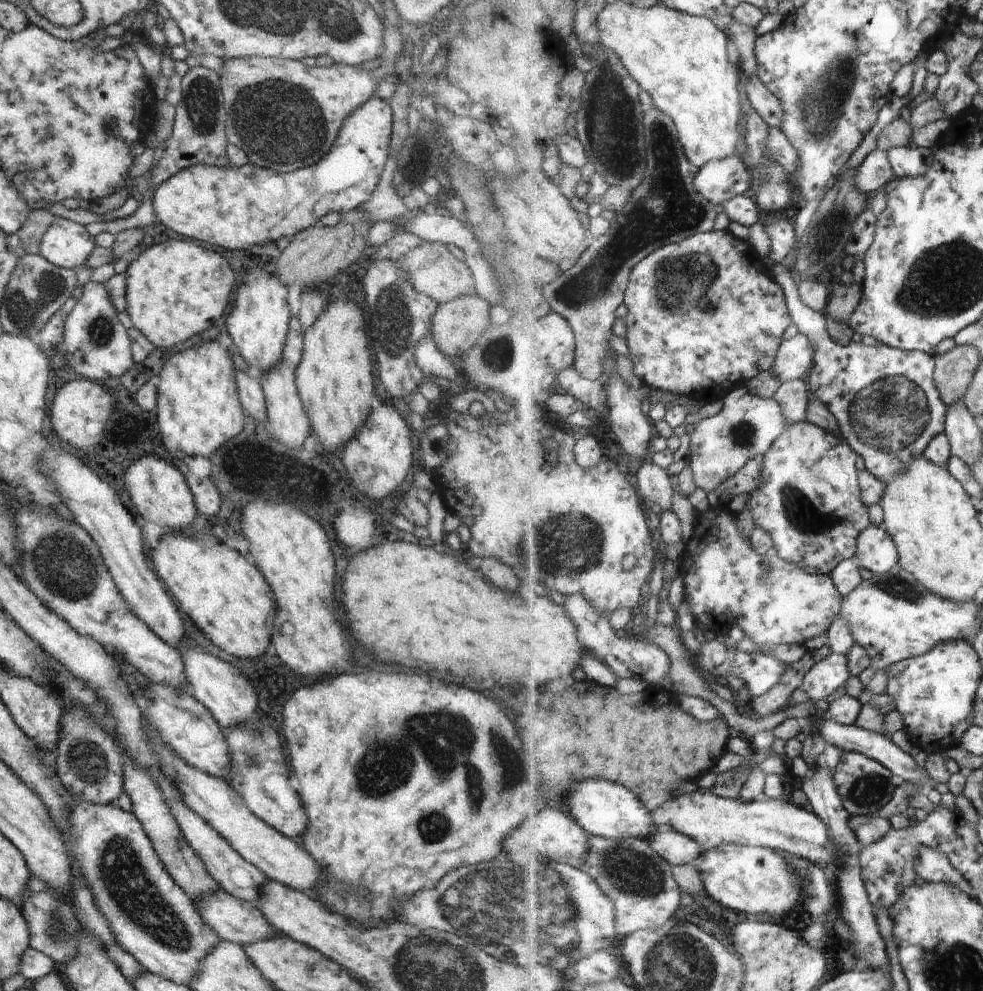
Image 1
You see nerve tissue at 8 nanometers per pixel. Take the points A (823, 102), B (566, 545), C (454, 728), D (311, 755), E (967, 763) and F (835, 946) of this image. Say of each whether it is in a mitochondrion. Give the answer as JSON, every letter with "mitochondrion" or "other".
{"A":"mitochondrion","B":"mitochondrion","C":"mitochondrion","D":"other","E":"other","F":"other"}

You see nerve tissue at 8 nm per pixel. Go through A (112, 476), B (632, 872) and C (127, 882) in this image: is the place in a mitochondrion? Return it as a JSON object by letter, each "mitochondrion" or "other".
{"A":"other","B":"mitochondrion","C":"mitochondrion"}

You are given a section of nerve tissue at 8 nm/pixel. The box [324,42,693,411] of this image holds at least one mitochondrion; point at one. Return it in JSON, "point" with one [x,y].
{"point":[607,110]}

